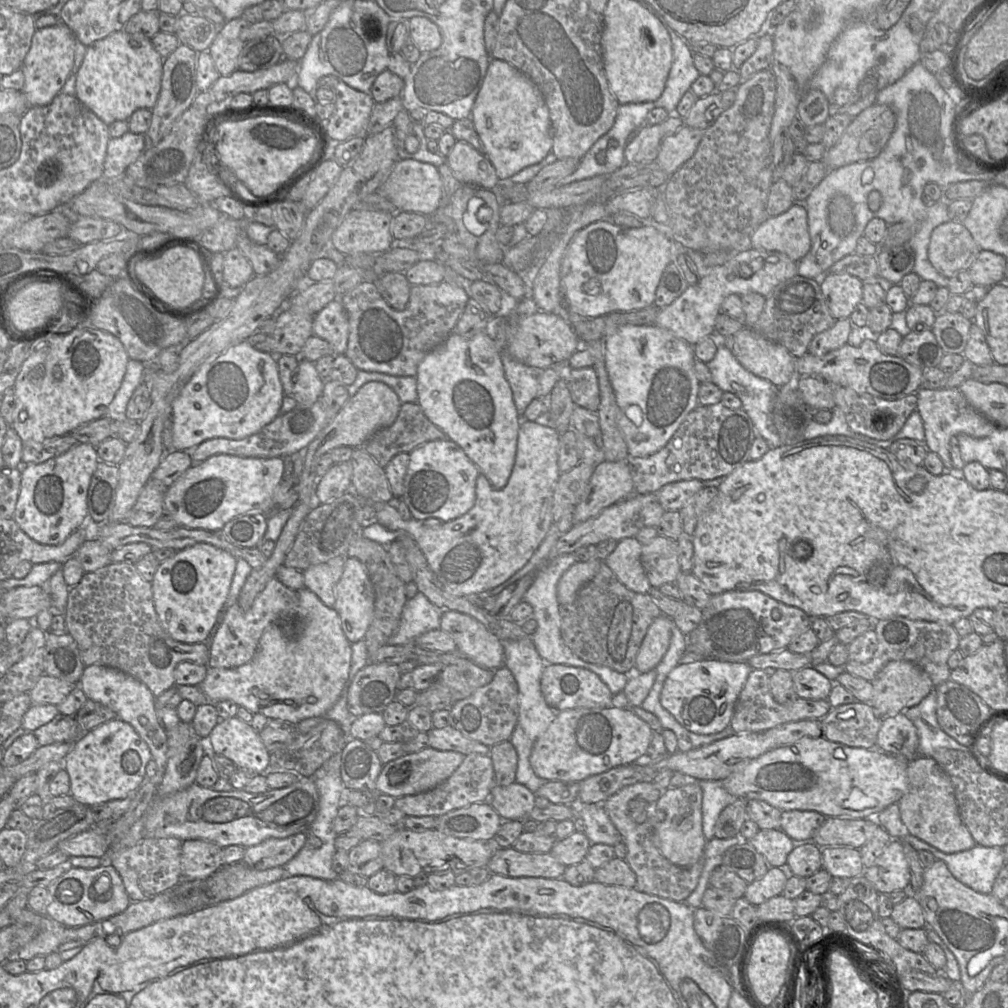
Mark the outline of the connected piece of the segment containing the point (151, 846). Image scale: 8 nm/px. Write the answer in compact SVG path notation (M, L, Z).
M143 838L135 845L112 854L110 864L119 873L131 901L142 901L174 888L182 879L183 841L175 838Z

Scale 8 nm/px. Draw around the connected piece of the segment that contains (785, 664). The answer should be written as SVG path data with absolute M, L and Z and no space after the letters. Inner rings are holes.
M782 649L768 654L753 656L746 662L753 669L773 668L795 672L811 665L811 652L792 653L788 649Z

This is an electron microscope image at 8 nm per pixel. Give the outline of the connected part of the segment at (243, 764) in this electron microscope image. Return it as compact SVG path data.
M237 716L220 720L206 739L208 752L230 759L237 769L254 775L269 770L270 752L259 733Z

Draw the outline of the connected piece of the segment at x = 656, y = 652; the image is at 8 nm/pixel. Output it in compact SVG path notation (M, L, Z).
M663 614L651 623L636 656L636 673L646 673L662 660L669 647L672 623L672 619Z

